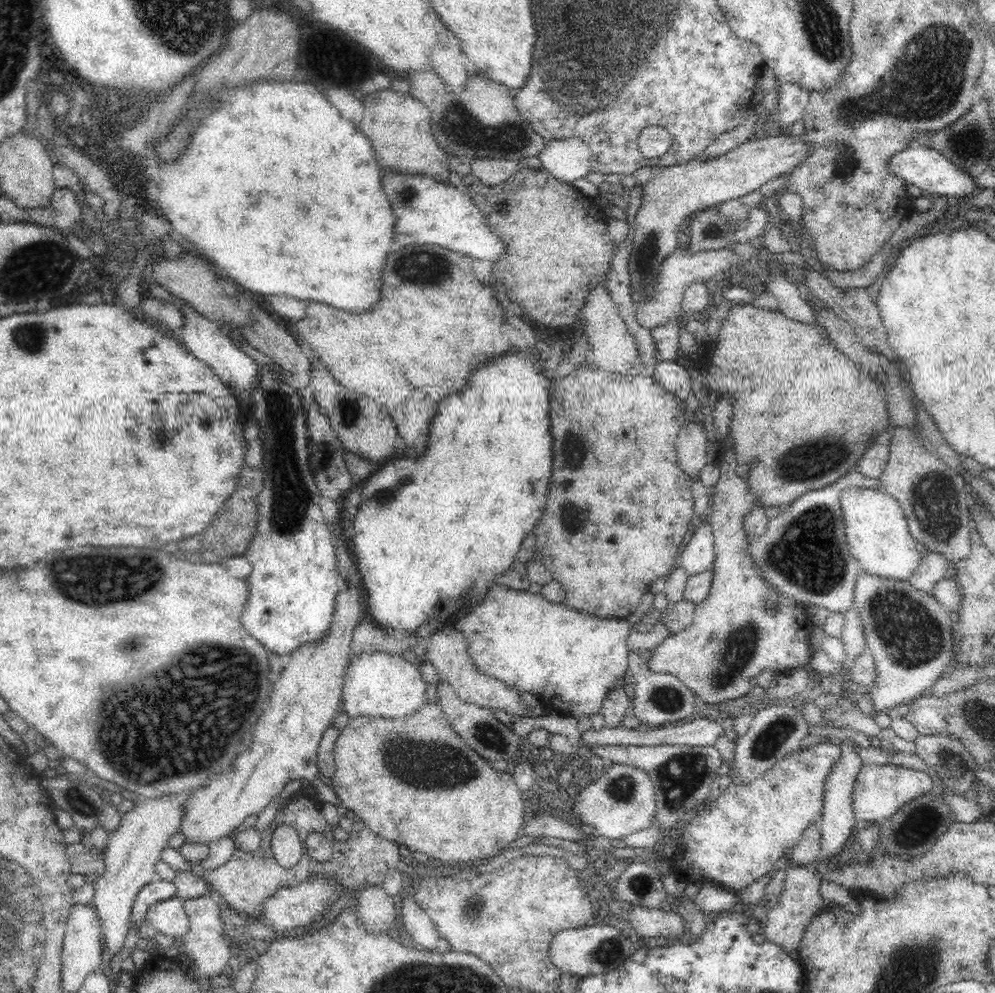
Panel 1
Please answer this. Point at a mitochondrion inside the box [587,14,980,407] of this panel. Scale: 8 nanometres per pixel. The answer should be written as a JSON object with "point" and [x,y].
{"point":[924,89]}

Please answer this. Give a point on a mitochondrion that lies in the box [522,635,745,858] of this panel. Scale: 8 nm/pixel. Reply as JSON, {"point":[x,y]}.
{"point":[681,774]}

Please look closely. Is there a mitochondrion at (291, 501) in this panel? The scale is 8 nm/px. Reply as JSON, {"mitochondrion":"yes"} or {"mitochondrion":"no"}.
{"mitochondrion":"yes"}

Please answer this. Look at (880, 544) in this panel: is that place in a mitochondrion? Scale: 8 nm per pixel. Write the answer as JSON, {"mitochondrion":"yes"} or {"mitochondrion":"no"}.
{"mitochondrion":"no"}

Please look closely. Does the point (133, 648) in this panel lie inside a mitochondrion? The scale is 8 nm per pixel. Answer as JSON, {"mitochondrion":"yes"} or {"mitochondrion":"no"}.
{"mitochondrion":"yes"}

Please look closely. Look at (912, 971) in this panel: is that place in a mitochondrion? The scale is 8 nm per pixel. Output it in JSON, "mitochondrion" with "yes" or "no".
{"mitochondrion":"yes"}

